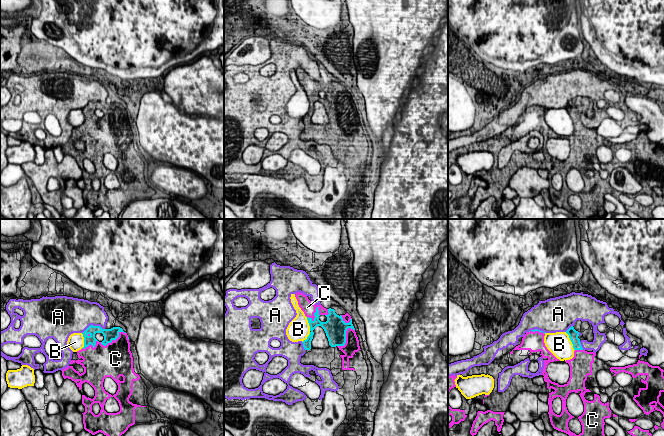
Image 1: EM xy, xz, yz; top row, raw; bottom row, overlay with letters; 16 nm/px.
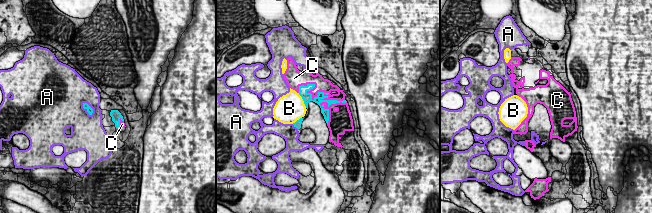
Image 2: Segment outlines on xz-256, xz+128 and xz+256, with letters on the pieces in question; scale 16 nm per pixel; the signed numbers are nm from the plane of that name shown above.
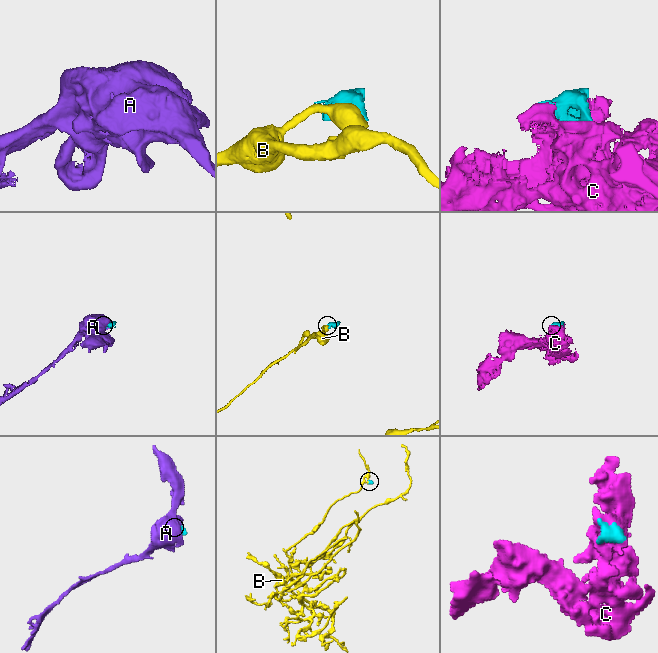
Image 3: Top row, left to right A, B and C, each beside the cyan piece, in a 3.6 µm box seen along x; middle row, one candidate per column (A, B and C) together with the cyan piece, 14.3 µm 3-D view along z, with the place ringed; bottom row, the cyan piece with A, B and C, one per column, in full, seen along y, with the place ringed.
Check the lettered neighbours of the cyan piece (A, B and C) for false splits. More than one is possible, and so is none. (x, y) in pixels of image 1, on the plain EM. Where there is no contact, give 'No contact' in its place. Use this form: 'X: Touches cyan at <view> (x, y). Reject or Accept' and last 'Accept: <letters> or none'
A: Touches cyan at xy (92, 101). Reject
B: Touches cyan at yz (571, 117). Reject
C: Touches cyan at xz (314, 90). Accept
Accept: C

